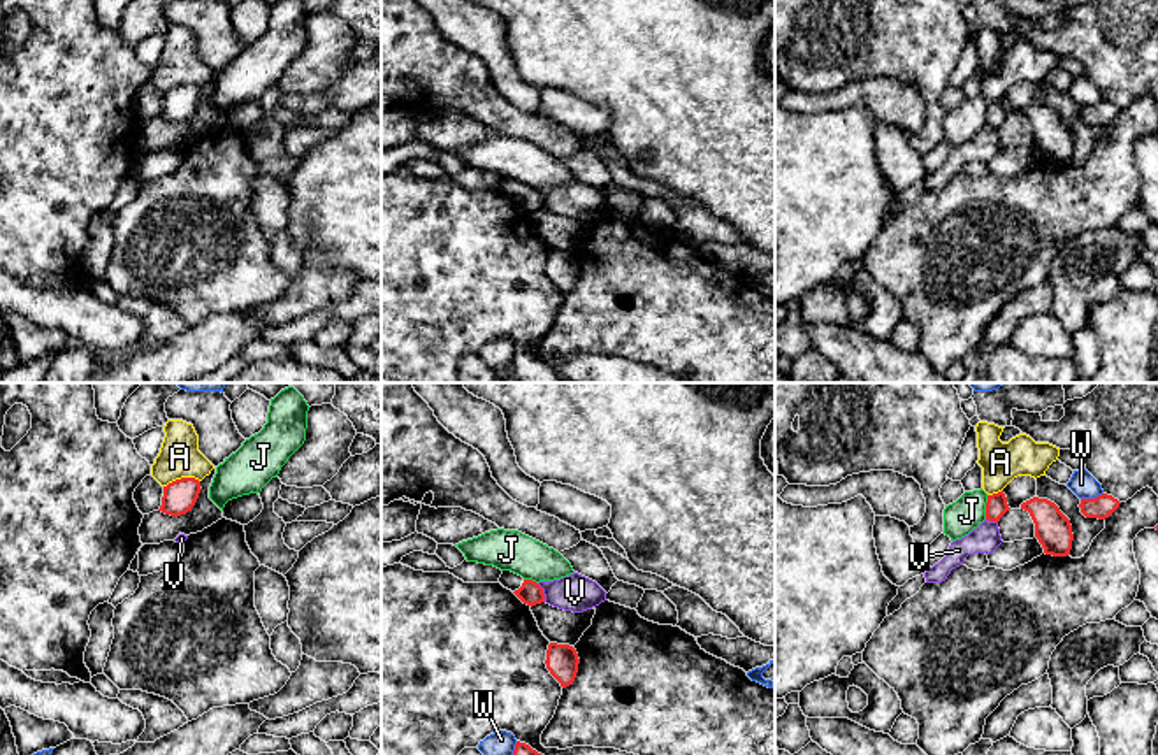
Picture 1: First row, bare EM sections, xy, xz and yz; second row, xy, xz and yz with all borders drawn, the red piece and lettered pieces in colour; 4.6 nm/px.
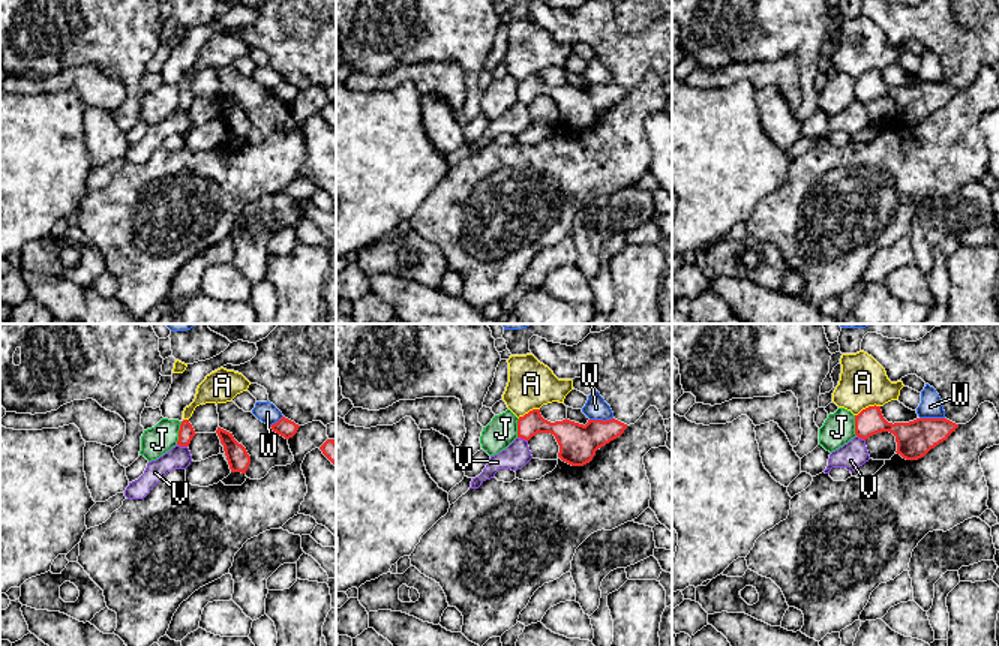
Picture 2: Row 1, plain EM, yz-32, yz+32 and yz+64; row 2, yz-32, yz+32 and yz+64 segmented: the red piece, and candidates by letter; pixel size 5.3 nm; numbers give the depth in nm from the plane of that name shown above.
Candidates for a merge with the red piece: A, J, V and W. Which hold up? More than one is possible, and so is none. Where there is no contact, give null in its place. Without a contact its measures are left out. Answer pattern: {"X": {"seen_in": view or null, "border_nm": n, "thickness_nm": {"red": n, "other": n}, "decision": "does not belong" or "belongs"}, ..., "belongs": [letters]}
{"A": {"seen_in": "xy", "border_nm": 170, "thickness_nm": {"red": 150, "other": 190}, "decision": "does not belong"}, "J": {"seen_in": "yz", "border_nm": 110, "thickness_nm": {"red": 100, "other": 160}, "decision": "does not belong"}, "V": {"seen_in": "xz", "border_nm": 100, "thickness_nm": {"red": 110, "other": 170}, "decision": "does not belong"}, "W": {"seen_in": "yz", "border_nm": 110, "thickness_nm": {"red": 110, "other": 110}, "decision": "does not belong"}, "belongs": []}

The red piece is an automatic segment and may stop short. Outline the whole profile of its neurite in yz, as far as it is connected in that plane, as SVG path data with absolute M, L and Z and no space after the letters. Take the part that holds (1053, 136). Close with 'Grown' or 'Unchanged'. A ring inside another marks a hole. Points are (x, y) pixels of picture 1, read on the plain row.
M1033 104L1023 109L1021 116L1030 119L1035 130L1035 144L1042 151L1046 162L1070 162L1074 147L1072 132L1054 109Z. Unchanged

